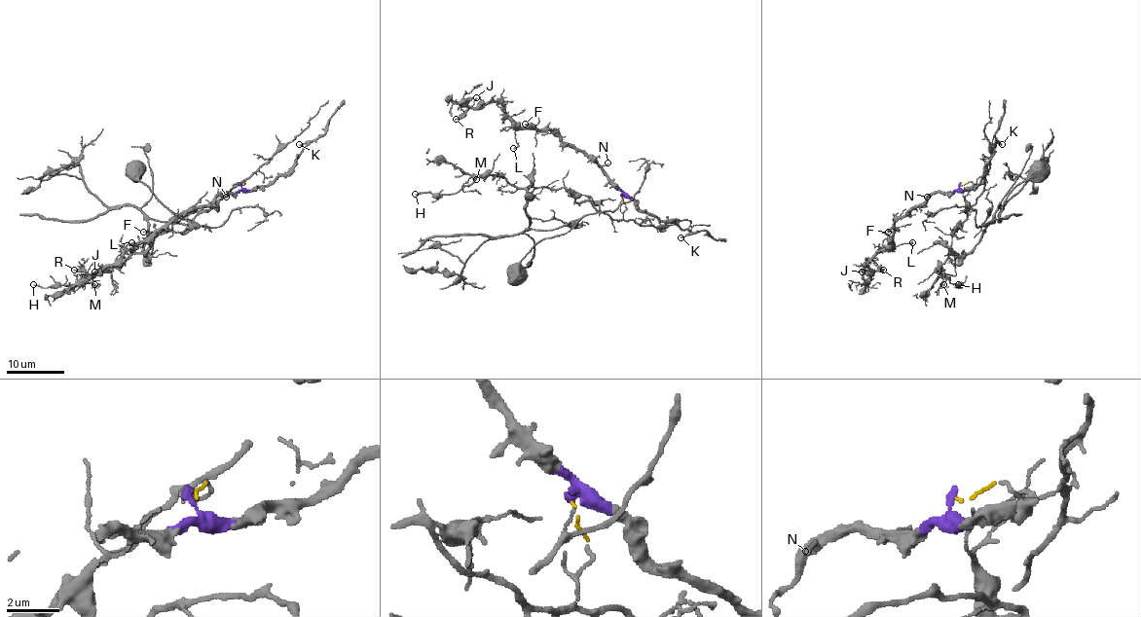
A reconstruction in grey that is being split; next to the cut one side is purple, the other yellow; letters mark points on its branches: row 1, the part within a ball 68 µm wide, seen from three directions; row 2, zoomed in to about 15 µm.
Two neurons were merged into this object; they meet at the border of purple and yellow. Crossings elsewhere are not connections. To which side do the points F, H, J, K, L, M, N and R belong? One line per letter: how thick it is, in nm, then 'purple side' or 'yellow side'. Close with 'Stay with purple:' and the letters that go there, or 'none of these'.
F: calibre 110 nm; purple side
H: calibre 150 nm; yellow side
J: calibre 110 nm; purple side
K: calibre 150 nm; purple side
L: calibre 140 nm; purple side
M: calibre 100 nm; yellow side
N: calibre 100 nm; purple side
R: calibre 300 nm; purple side
Stay with purple: F, J, K, L, N, R

